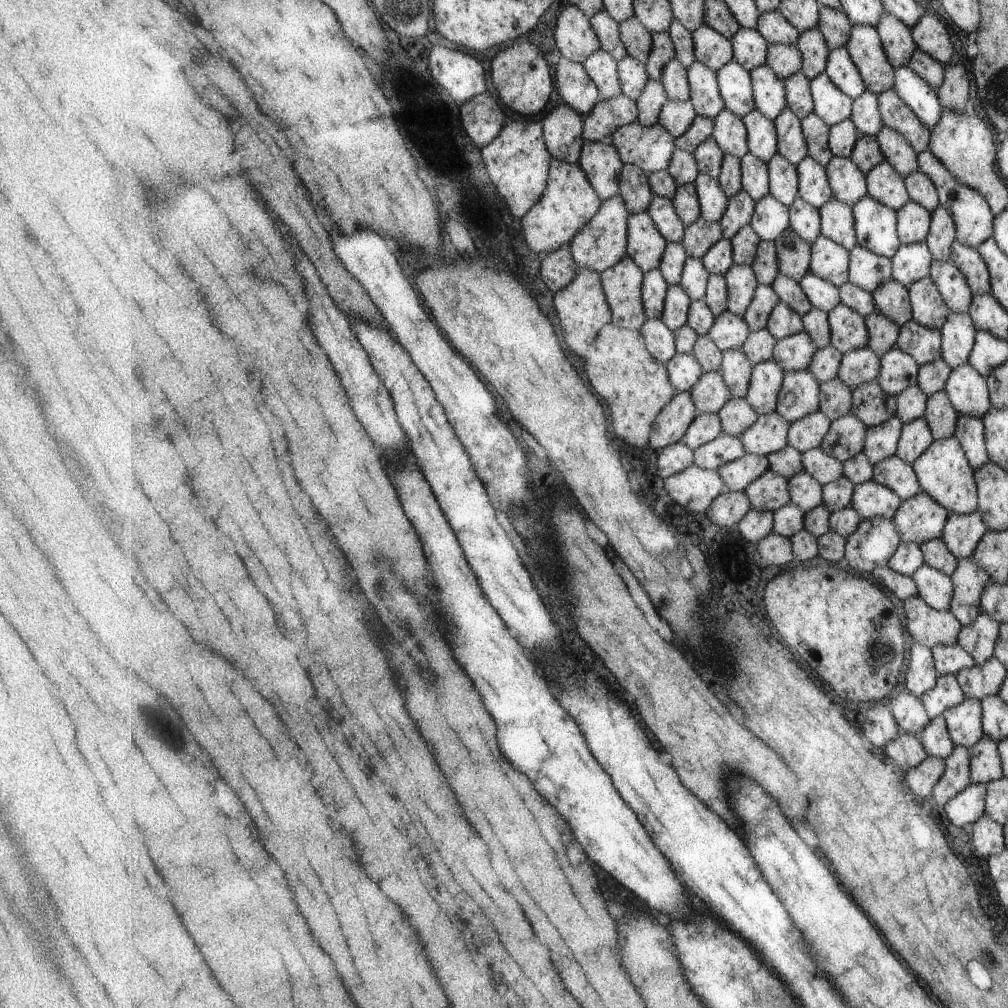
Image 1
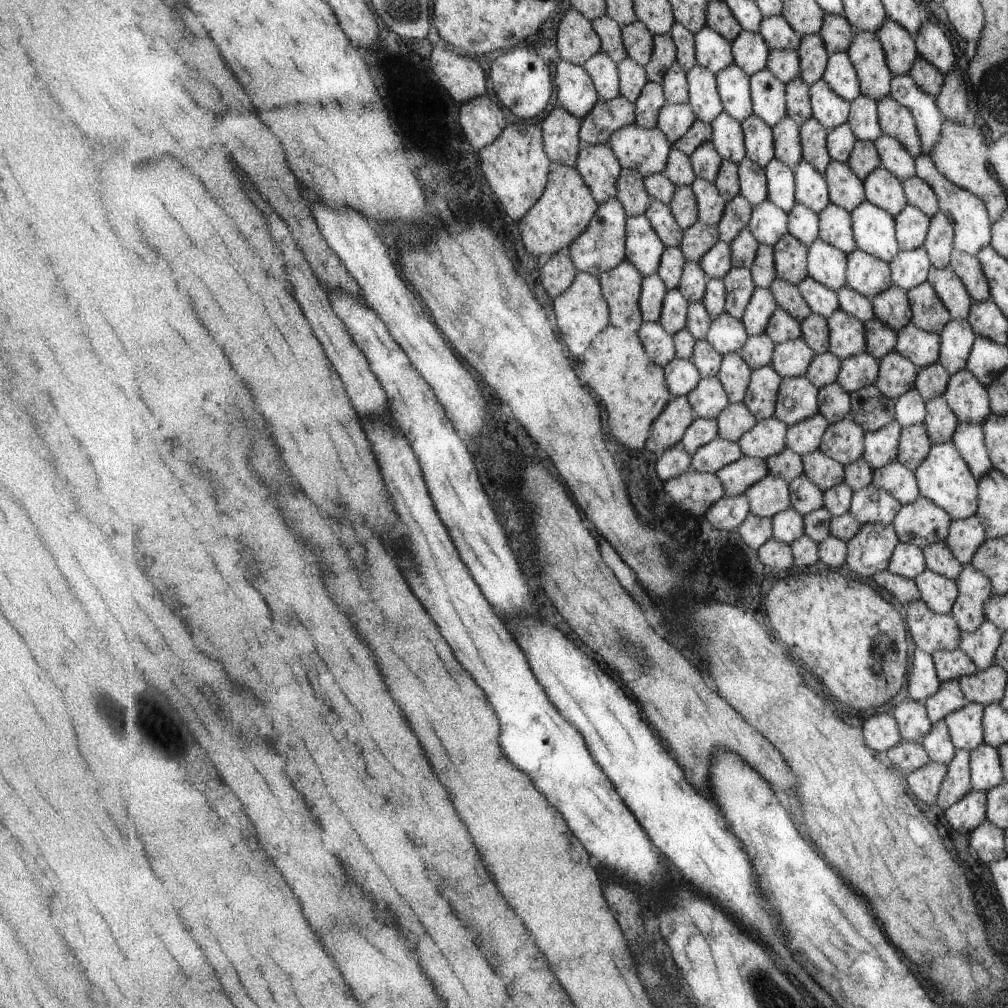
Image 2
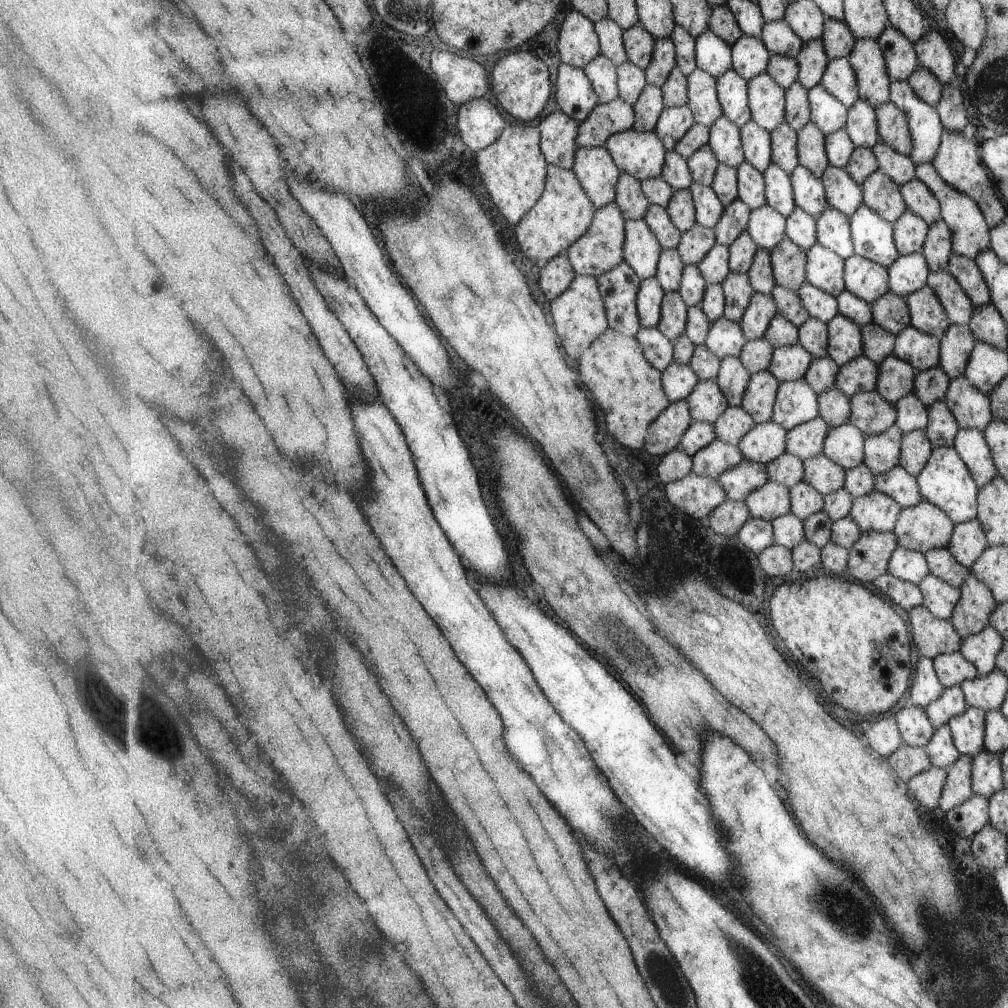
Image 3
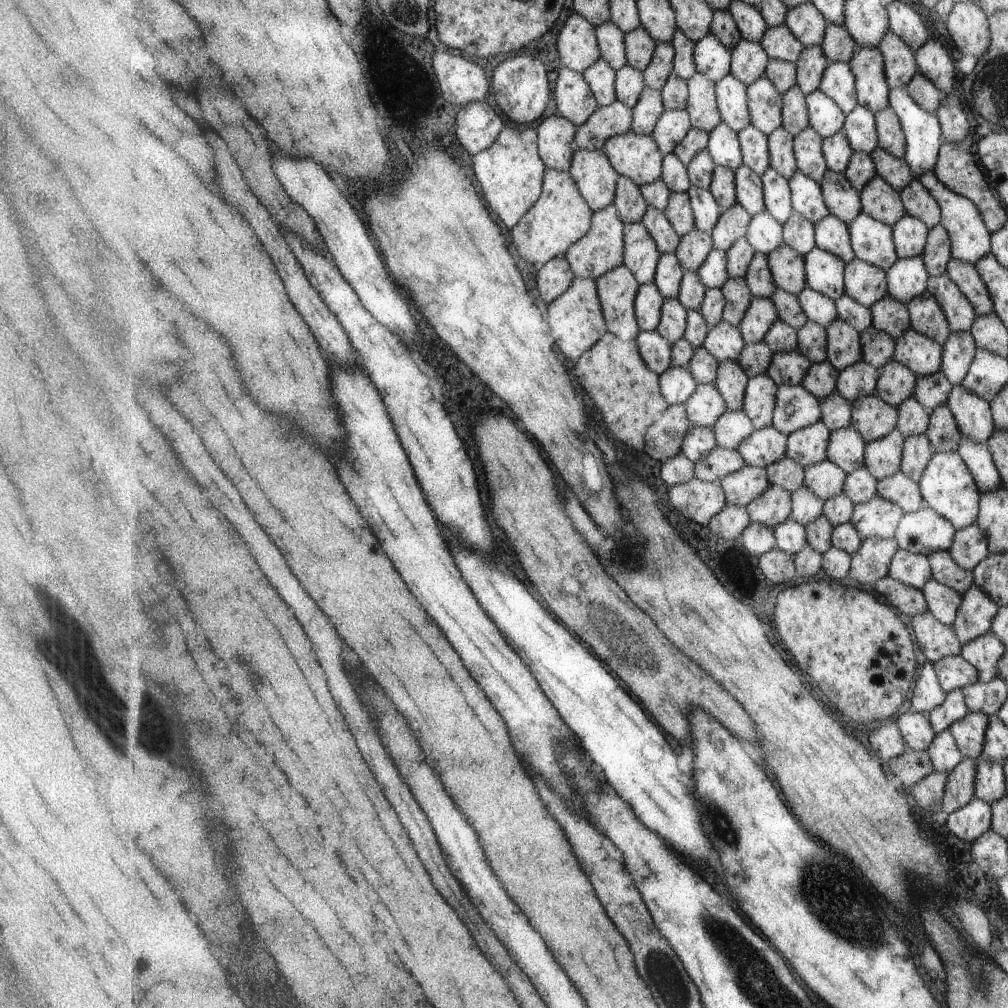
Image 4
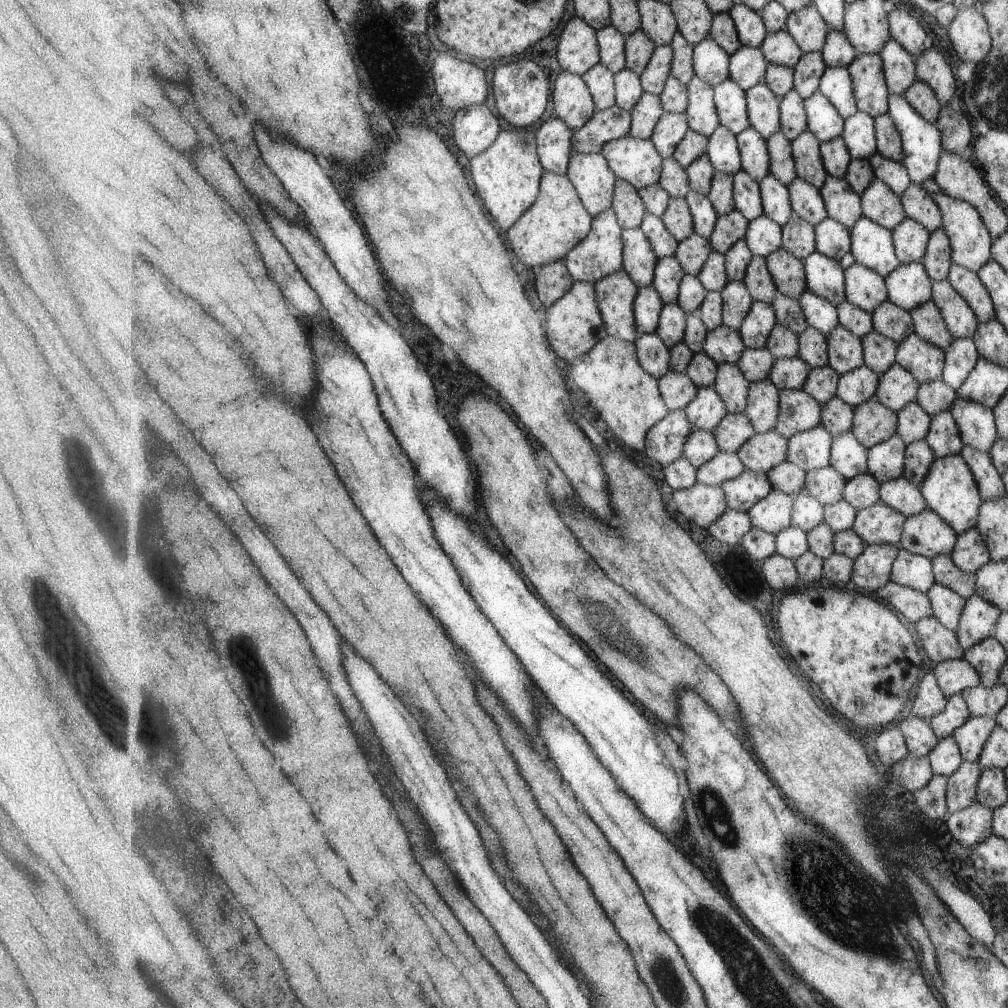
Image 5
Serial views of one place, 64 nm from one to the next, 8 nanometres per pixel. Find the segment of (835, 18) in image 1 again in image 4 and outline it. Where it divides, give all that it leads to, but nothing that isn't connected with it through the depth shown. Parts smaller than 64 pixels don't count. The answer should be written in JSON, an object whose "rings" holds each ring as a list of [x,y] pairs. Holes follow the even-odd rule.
{"rings":[[[829,23],[826,30],[826,39],[822,44],[827,59],[834,62],[847,62],[855,58],[860,46],[855,42],[845,26]]]}

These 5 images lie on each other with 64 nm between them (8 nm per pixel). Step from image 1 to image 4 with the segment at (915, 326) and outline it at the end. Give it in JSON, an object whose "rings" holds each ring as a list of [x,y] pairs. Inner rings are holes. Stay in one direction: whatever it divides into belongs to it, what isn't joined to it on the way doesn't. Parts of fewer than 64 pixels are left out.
{"rings":[[[913,328],[895,340],[894,360],[911,368],[918,377],[942,371],[943,348],[938,341],[916,332]]]}

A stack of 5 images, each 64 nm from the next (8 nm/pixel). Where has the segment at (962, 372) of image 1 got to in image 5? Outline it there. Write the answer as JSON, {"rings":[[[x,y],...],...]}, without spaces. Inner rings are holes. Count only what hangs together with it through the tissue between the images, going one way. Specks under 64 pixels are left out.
{"rings":[[[958,396],[950,412],[958,422],[964,445],[990,454],[991,448],[999,438],[994,410]]]}

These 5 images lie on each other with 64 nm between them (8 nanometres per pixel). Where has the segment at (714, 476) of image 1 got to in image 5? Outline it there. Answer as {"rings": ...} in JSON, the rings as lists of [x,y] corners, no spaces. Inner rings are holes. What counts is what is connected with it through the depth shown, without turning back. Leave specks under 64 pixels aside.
{"rings":[[[701,482],[689,489],[674,490],[673,502],[685,518],[697,522],[701,528],[710,528],[729,509],[726,493],[720,486]]]}

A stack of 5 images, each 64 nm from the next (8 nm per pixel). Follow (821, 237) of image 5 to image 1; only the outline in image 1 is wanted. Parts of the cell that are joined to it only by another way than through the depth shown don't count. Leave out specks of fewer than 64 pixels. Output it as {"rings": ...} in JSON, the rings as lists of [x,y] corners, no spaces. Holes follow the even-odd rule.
{"rings":[[[833,198],[820,209],[822,234],[851,250],[857,246],[854,208]]]}

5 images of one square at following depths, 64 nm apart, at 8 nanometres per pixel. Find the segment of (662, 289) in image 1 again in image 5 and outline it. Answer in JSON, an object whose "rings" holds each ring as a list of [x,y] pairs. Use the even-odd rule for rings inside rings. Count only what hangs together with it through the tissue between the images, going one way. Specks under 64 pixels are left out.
{"rings":[[[652,285],[641,287],[634,303],[638,333],[656,333],[665,302]]]}

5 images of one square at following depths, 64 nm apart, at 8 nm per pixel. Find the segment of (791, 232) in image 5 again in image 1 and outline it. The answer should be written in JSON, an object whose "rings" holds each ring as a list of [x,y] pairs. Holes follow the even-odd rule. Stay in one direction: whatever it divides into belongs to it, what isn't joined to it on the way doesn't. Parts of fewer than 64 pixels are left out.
{"rings":[[[800,195],[790,207],[790,228],[809,243],[814,244],[822,236],[820,209],[806,202]]]}

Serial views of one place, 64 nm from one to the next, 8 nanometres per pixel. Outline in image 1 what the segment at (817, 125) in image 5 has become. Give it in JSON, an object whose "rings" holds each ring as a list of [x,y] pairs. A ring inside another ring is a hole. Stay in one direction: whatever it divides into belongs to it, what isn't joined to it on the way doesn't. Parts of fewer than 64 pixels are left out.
{"rings":[[[827,72],[811,80],[814,112],[830,126],[837,125],[852,116],[855,99],[841,91]]]}

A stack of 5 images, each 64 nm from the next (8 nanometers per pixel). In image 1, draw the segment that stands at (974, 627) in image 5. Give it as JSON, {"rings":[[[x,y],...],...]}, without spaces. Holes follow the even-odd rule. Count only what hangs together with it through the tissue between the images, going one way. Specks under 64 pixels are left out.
{"rings":[[[971,558],[959,559],[952,580],[955,589],[950,612],[963,627],[970,626],[982,612],[982,595],[992,580],[990,573]]]}

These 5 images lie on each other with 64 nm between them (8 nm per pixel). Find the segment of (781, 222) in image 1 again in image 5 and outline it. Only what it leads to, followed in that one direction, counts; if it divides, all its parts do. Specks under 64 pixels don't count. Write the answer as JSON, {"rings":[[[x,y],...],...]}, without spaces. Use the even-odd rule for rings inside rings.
{"rings":[[[763,214],[750,222],[744,240],[754,256],[769,257],[782,248],[782,227]]]}

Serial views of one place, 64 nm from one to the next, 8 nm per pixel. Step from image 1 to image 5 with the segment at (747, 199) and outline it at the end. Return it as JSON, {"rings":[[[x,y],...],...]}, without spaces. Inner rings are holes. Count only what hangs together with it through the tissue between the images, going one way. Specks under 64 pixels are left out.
{"rings":[[[737,208],[720,216],[710,239],[712,250],[726,256],[739,240],[746,238],[749,226],[750,221]]]}

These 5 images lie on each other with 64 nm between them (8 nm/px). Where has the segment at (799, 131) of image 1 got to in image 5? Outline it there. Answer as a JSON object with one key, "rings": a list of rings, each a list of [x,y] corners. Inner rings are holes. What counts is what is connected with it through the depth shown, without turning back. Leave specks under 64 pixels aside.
{"rings":[[[779,130],[767,139],[767,143],[770,150],[770,172],[785,185],[791,185],[798,178],[791,140]]]}

